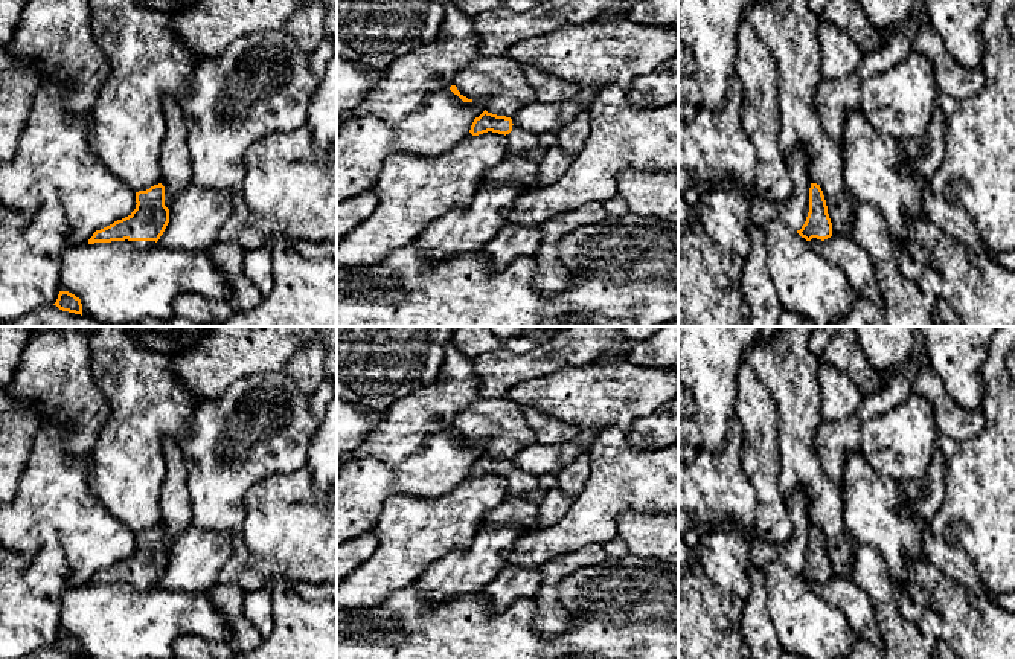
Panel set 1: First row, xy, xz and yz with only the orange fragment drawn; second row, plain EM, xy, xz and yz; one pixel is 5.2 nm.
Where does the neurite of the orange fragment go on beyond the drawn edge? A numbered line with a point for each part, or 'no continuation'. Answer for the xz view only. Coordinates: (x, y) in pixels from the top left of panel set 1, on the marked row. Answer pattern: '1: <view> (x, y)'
1: xz (518, 141)

